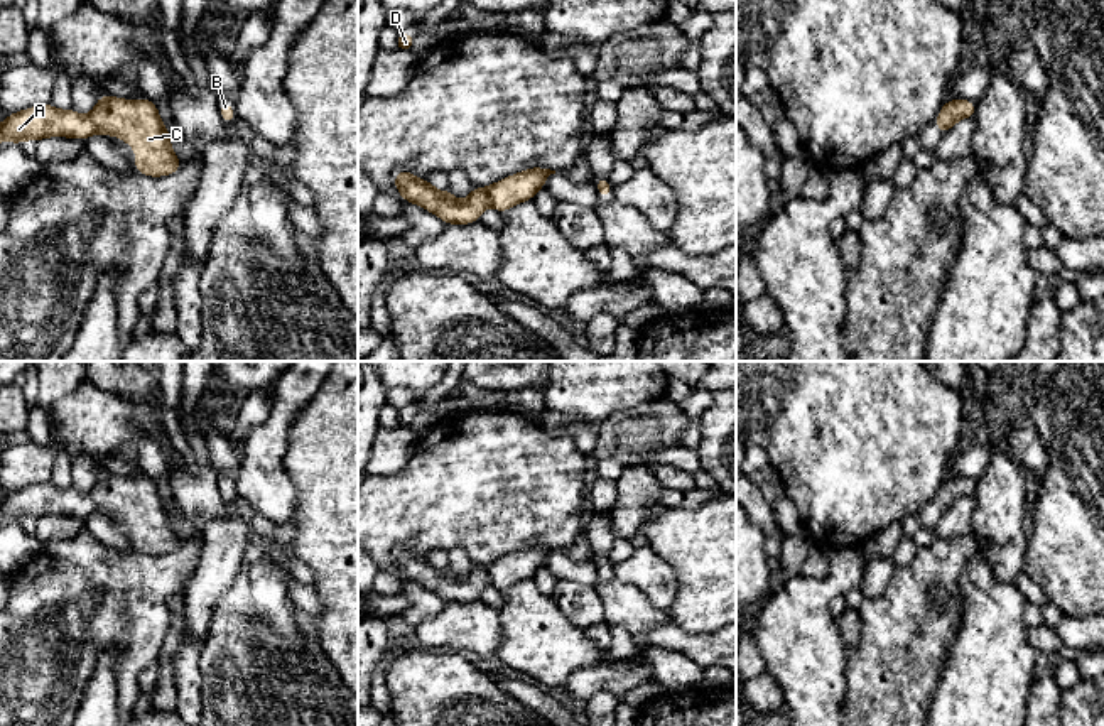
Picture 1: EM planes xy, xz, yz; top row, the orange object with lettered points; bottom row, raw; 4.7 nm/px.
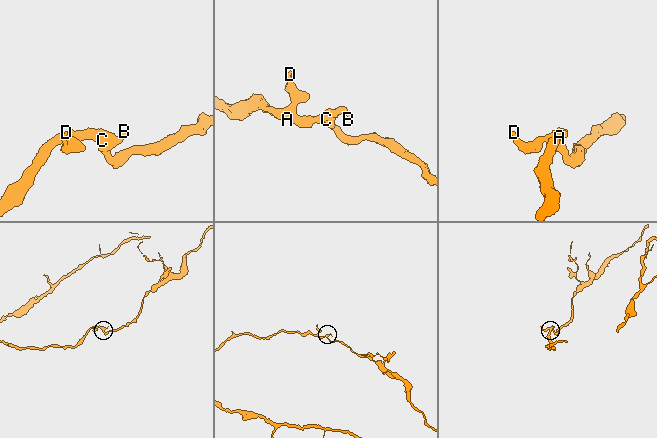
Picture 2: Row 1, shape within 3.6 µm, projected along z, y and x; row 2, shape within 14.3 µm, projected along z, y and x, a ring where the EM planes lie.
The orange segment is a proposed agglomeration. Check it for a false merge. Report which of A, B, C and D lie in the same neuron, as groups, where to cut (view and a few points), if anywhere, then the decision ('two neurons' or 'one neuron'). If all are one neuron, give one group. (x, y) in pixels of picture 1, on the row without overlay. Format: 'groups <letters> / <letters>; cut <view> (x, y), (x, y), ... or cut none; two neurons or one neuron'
groups A B C D; cut none; one neuron

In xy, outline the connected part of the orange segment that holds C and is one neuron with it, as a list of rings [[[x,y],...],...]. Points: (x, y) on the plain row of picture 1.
[[[101,473],[88,493],[73,486],[57,488],[39,483],[10,491],[0,501],[0,520],[20,523],[24,518],[66,515],[86,518],[95,512],[118,515],[135,528],[135,549],[142,554],[162,555],[176,552],[182,540],[170,525],[170,512],[164,505],[157,483],[147,476],[123,478]]]

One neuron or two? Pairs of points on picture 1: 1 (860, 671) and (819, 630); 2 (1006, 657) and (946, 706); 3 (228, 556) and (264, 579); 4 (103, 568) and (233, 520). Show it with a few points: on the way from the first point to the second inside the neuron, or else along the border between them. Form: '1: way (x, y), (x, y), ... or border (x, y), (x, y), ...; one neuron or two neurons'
1: border (846, 649), (846, 691), (841, 698); two neurons
2: way (991, 669), (961, 696); one neuron
3: border (242, 564), (232, 585), (220, 598); two neurons
4: border (201, 536), (201, 558), (193, 574); two neurons

